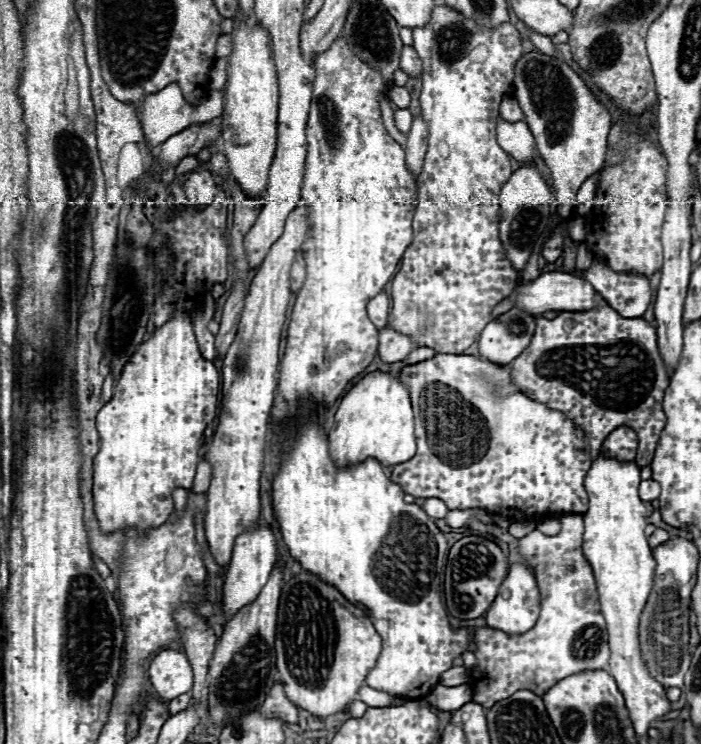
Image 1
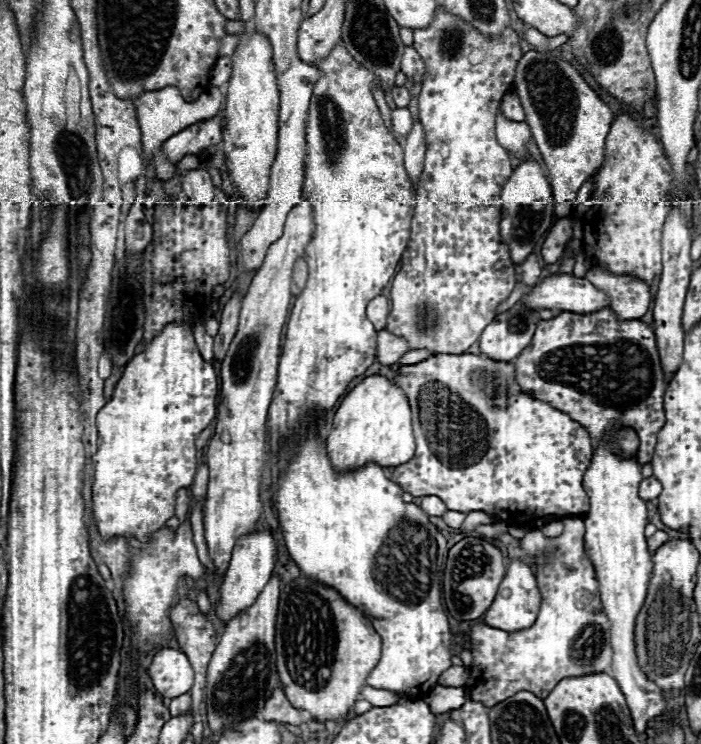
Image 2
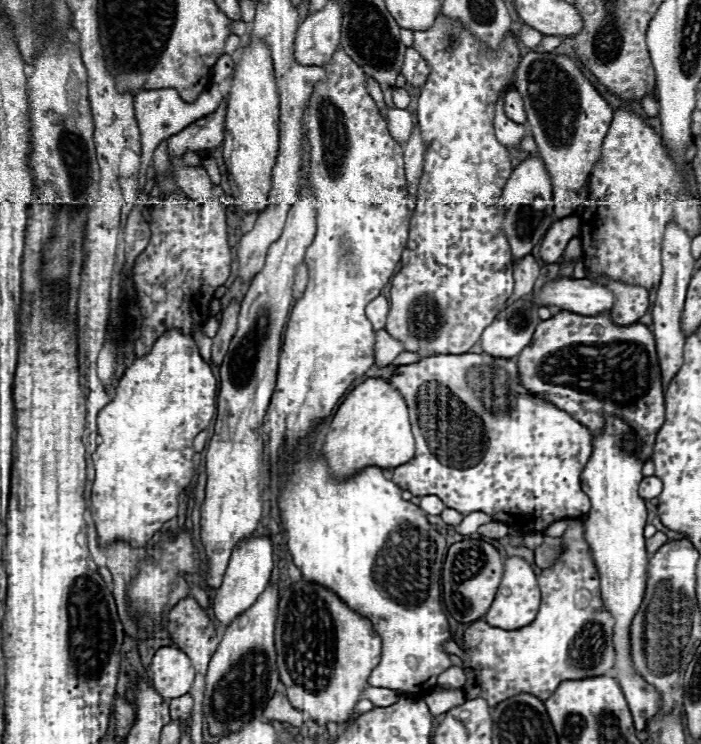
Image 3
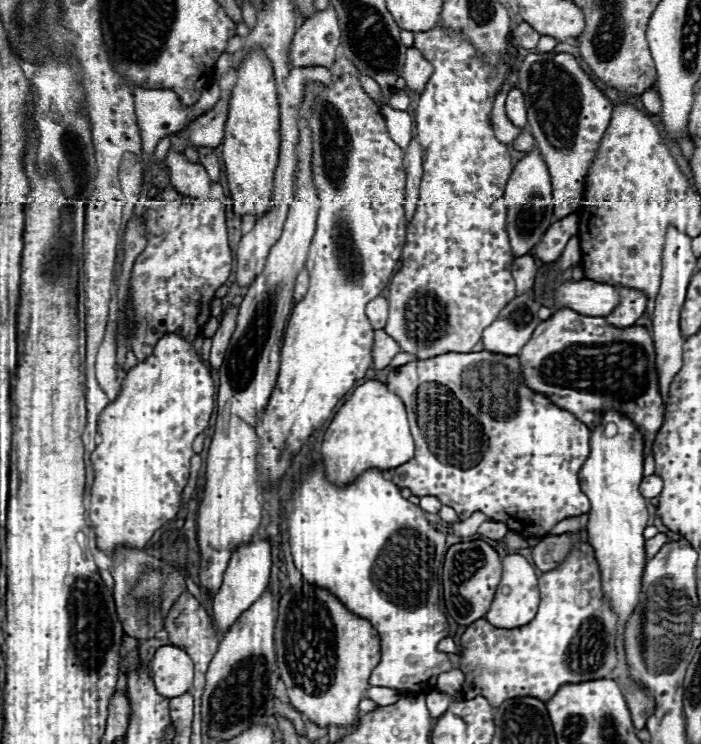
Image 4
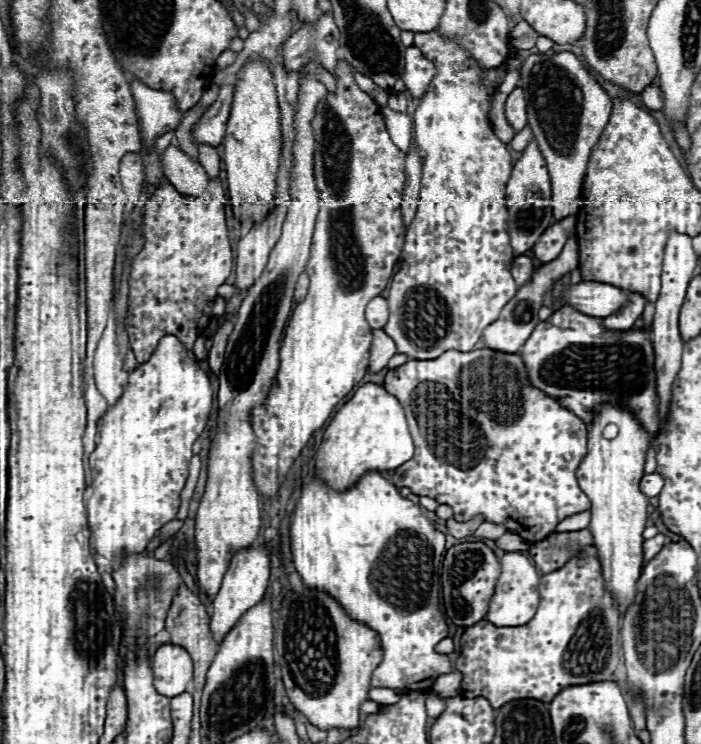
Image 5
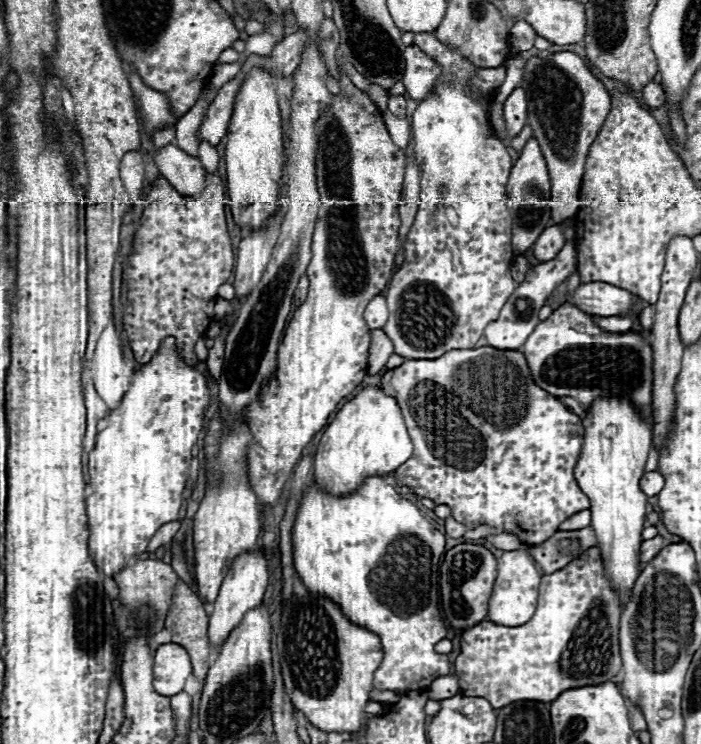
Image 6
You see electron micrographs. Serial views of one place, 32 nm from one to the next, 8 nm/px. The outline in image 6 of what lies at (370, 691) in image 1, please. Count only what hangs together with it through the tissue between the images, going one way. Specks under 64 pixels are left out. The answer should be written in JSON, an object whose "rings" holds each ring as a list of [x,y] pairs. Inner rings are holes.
{"rings":[[[374,688],[370,692],[370,698],[374,702],[382,702],[382,704],[394,704],[394,702],[400,700],[400,696],[396,692],[392,692],[392,690],[378,690],[378,688]]]}

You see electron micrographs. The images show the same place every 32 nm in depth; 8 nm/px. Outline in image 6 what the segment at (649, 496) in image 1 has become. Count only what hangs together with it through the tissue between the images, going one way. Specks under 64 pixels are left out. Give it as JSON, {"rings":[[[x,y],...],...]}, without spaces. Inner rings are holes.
{"rings":[[[646,472],[640,480],[640,488],[646,496],[656,496],[664,486],[664,478],[658,472]]]}

